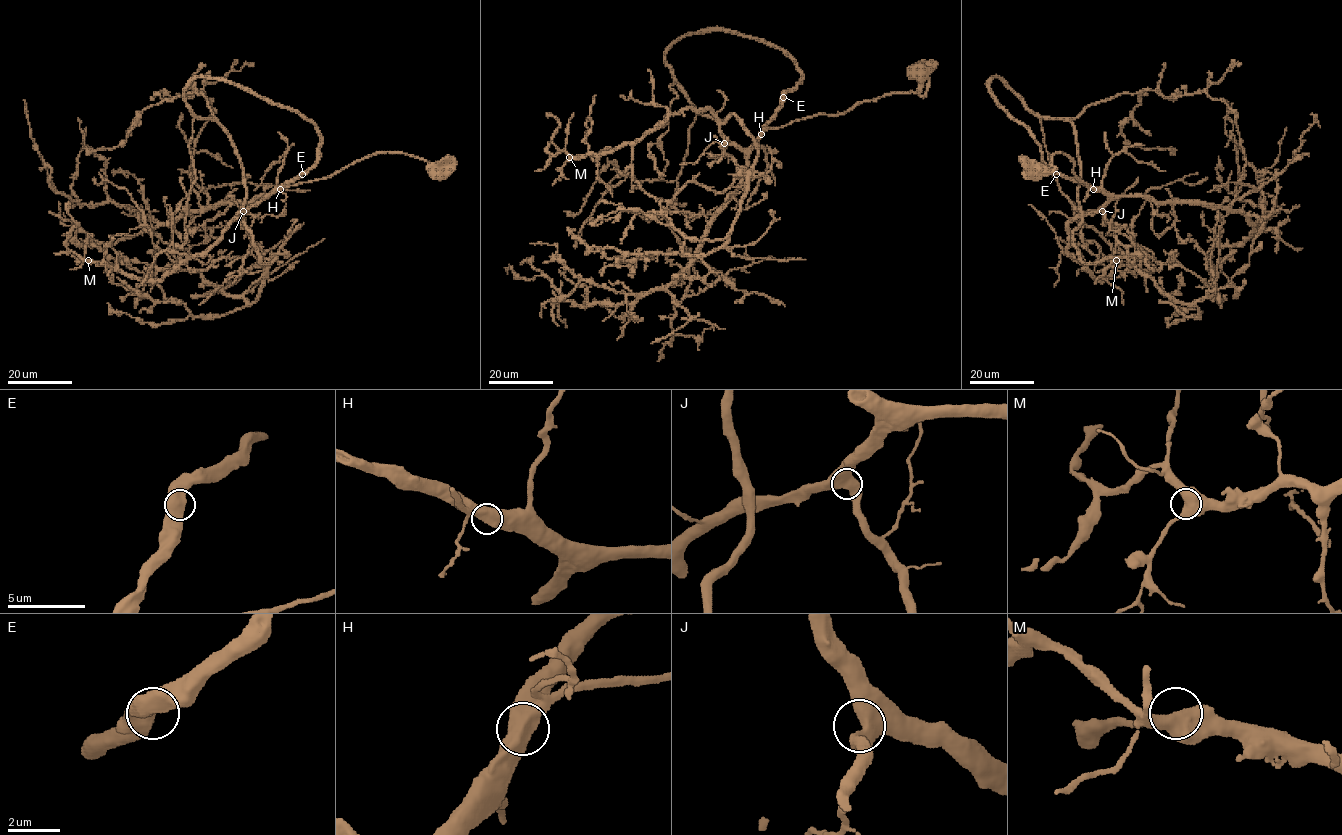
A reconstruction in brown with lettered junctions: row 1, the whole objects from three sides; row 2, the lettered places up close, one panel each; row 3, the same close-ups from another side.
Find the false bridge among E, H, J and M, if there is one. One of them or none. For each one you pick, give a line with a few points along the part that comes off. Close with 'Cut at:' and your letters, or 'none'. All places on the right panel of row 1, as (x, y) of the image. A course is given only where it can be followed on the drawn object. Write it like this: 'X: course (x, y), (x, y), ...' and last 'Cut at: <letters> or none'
Cut at: none

